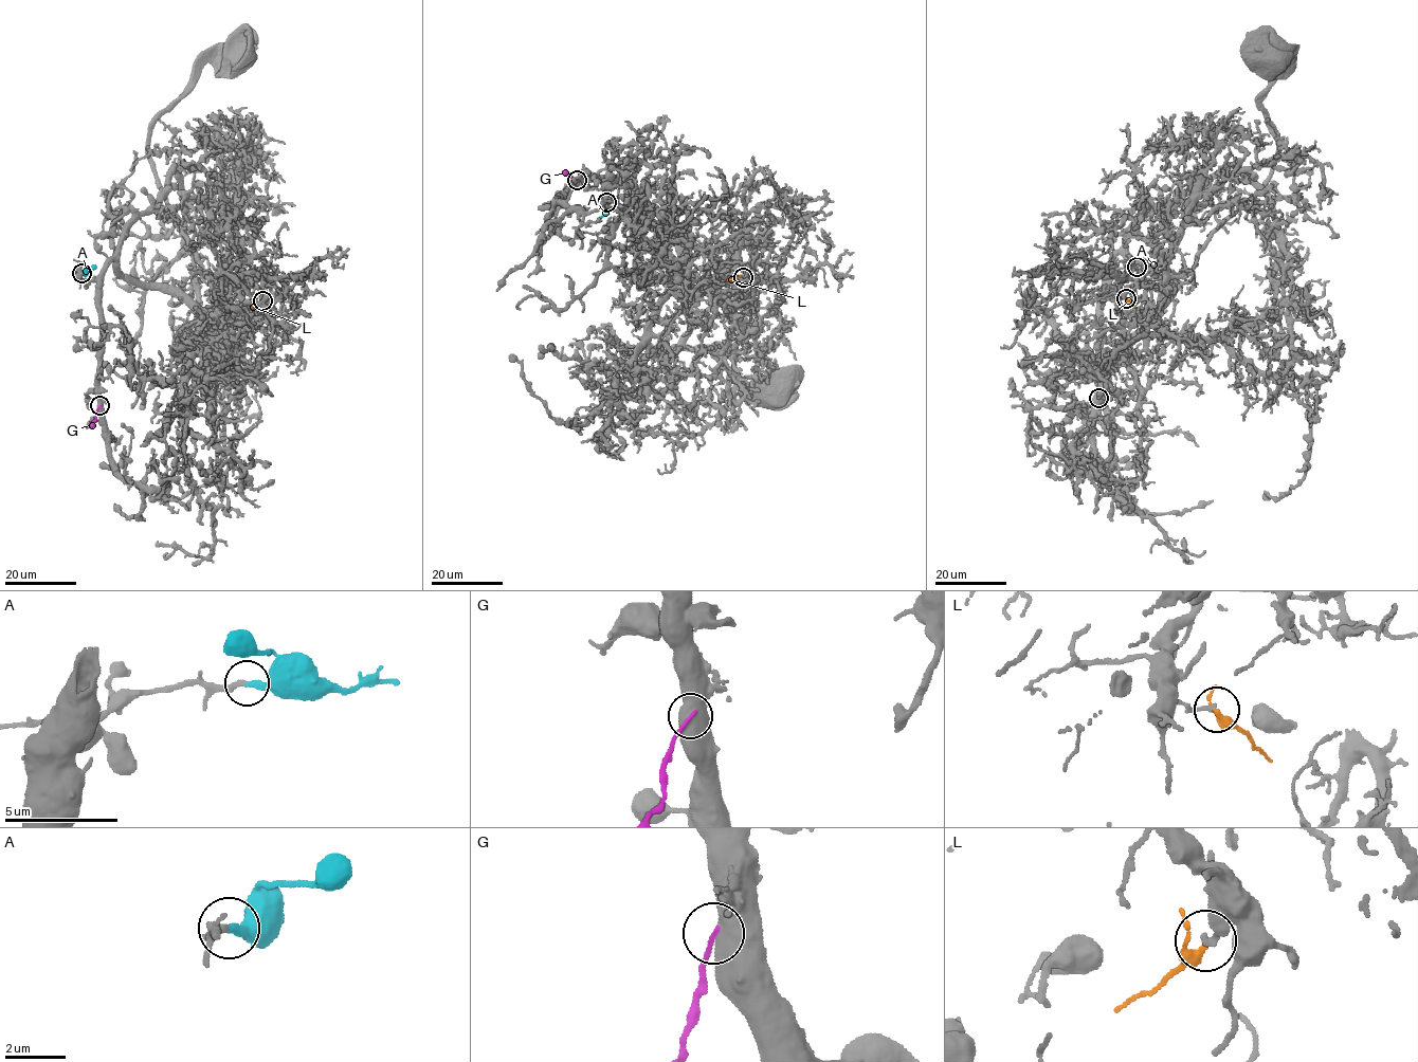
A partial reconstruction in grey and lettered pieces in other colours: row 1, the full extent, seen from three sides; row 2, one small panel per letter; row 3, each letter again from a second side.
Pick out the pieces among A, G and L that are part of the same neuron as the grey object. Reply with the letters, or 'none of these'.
A

